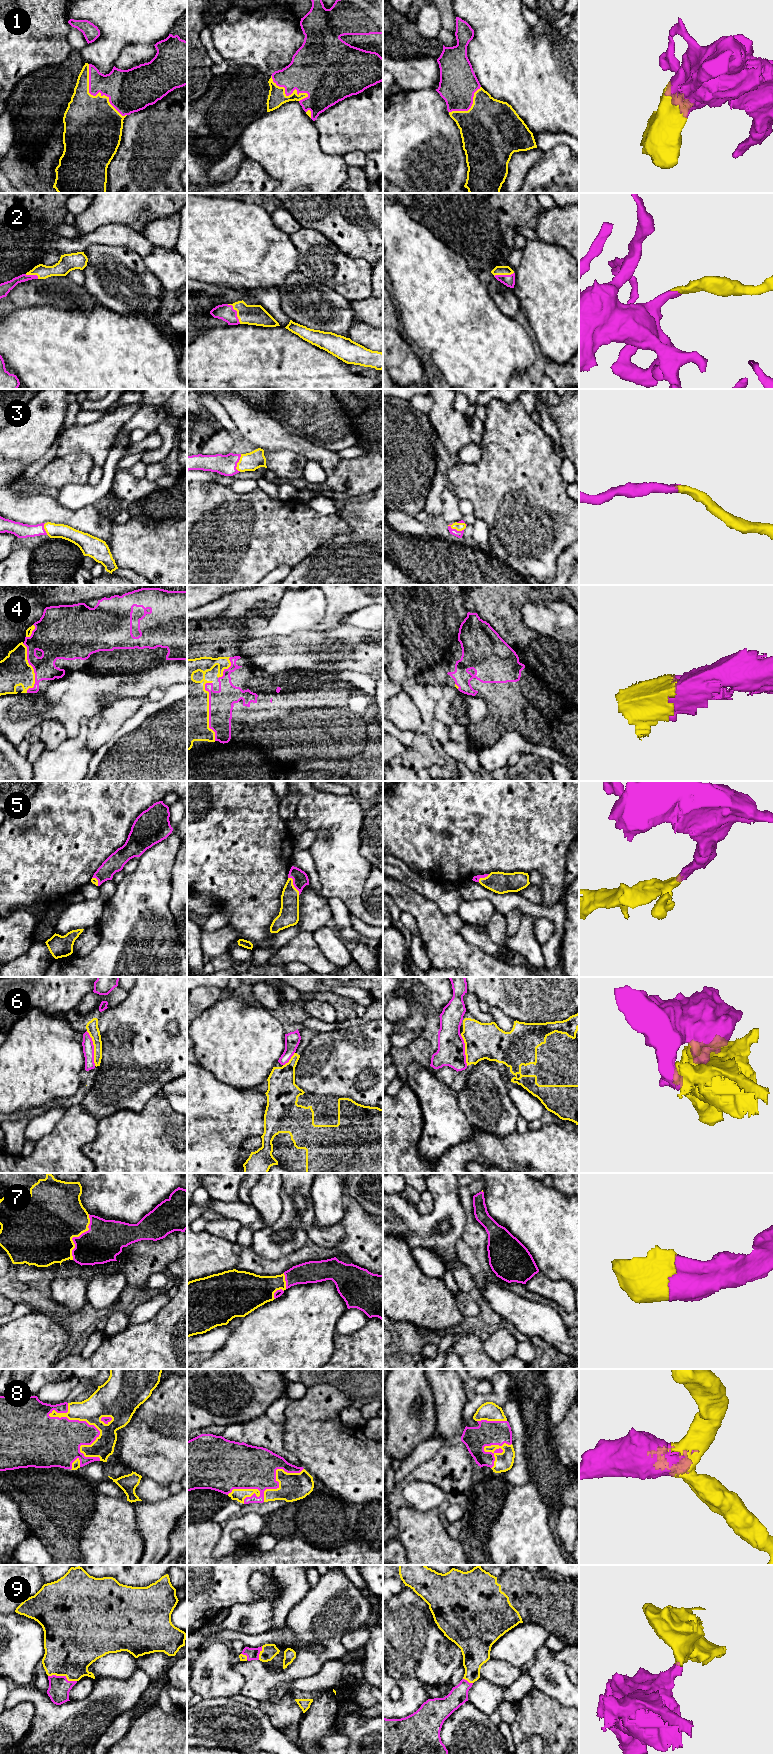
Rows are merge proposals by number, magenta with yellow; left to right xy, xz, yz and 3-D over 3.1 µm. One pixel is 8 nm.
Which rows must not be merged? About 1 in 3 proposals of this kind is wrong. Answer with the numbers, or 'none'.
6

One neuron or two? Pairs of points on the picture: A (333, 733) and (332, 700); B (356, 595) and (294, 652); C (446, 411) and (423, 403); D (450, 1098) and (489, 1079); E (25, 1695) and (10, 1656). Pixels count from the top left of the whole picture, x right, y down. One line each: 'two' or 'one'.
A: one
B: two
C: two
D: two
E: two

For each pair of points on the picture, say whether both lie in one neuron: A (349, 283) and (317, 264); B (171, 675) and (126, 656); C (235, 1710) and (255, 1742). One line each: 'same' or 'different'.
A: same
B: different
C: same

